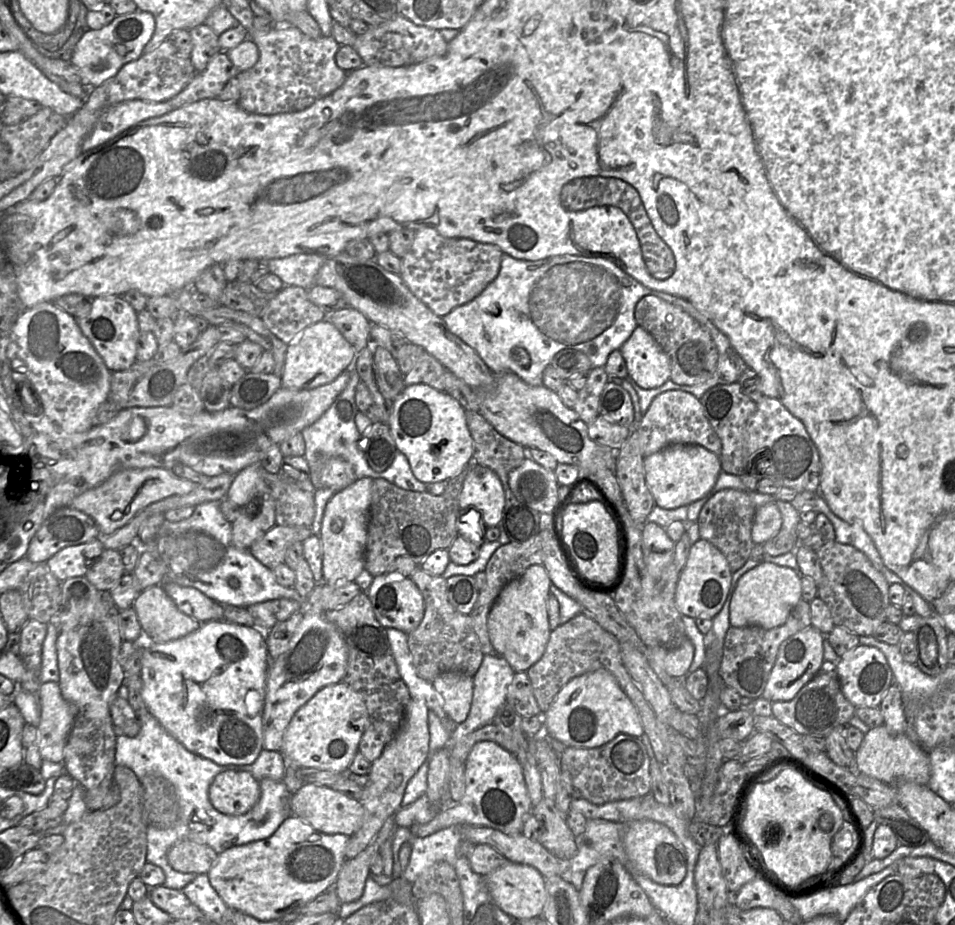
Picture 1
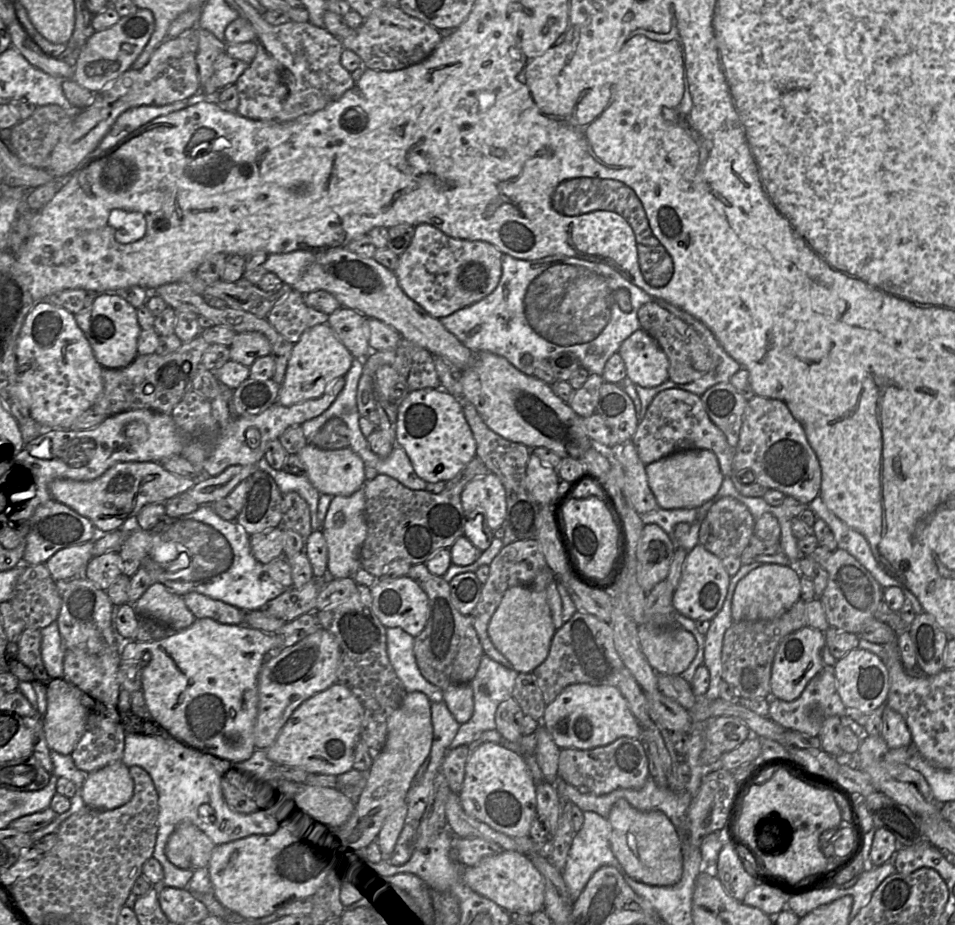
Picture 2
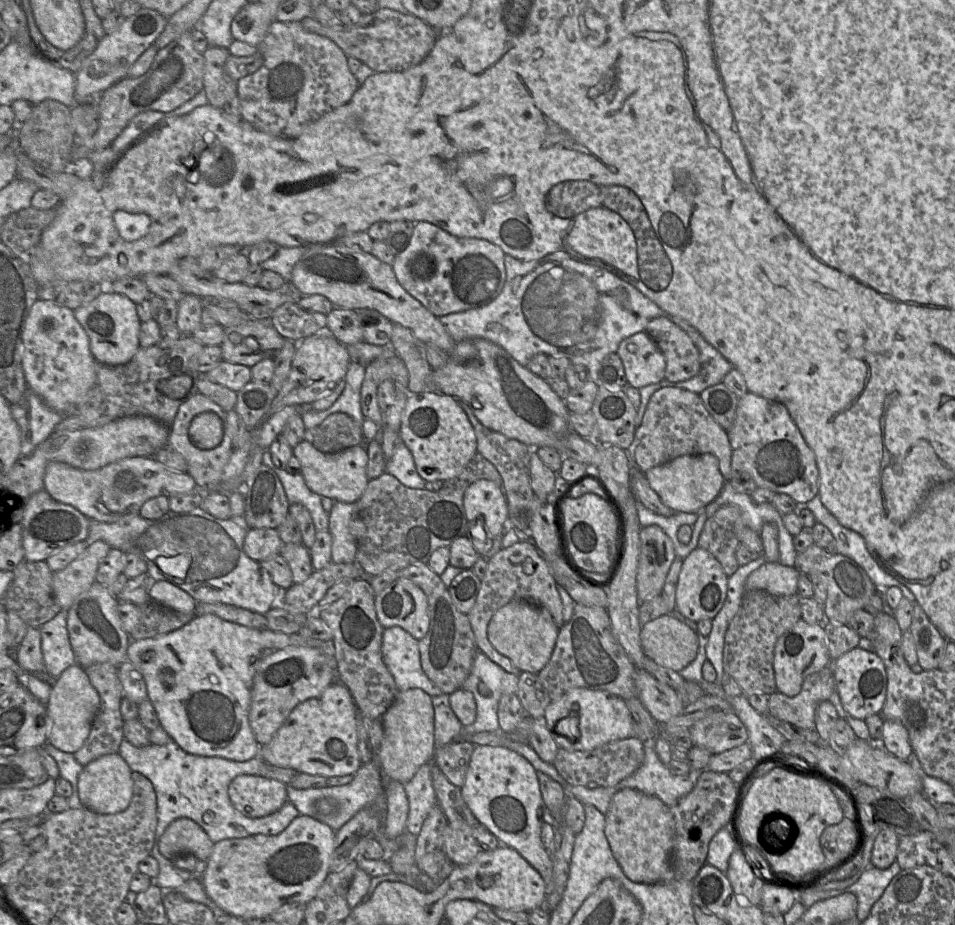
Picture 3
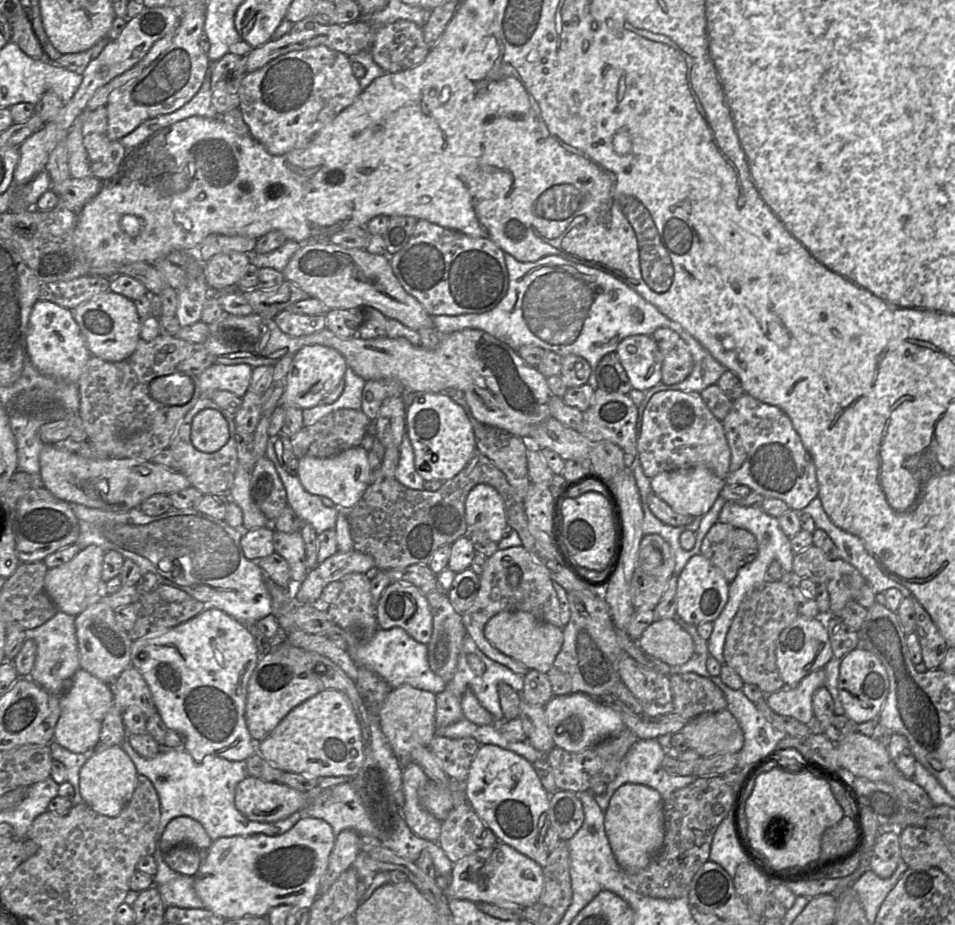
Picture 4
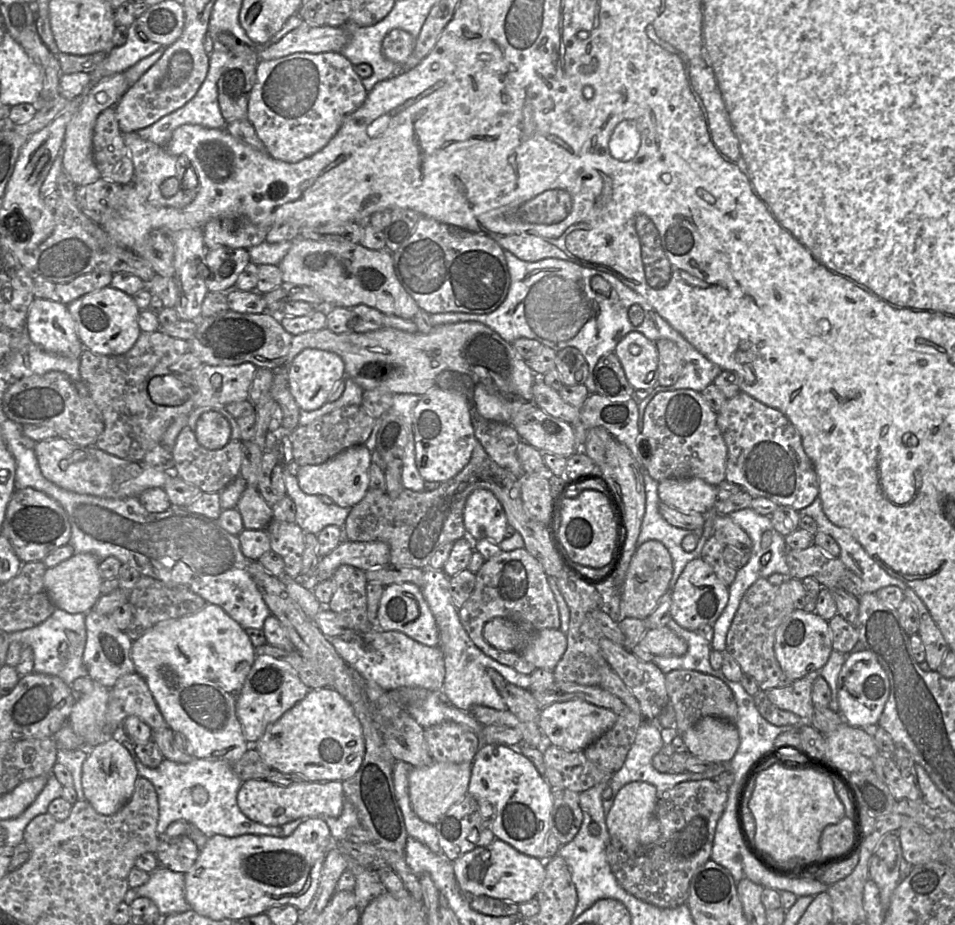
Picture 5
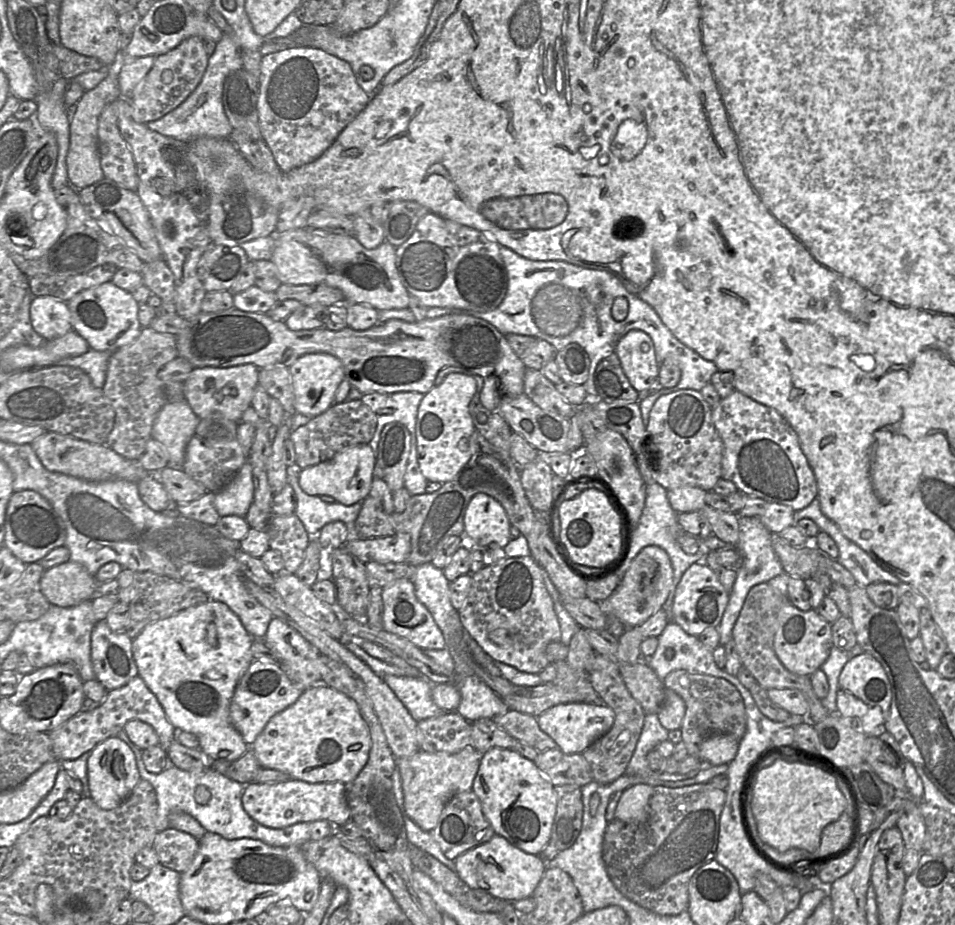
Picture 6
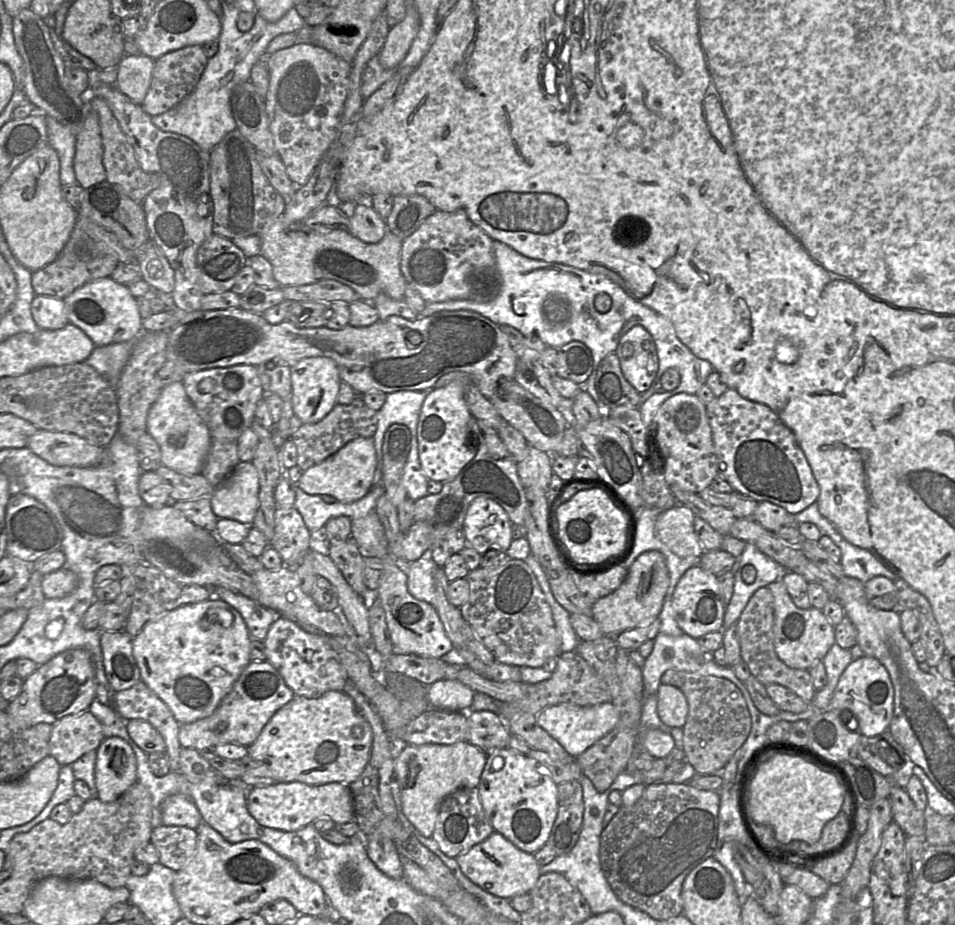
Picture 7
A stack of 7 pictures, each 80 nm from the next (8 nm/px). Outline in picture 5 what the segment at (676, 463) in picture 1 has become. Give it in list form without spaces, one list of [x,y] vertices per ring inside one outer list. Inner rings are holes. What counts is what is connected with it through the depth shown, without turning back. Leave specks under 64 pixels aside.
[[[668,478],[658,483],[662,503],[683,513],[708,514],[713,511],[717,498],[716,486],[699,478]]]

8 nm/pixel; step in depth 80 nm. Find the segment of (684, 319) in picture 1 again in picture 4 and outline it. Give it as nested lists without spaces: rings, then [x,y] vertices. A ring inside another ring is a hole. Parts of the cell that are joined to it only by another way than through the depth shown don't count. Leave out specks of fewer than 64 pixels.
[[[658,328],[651,336],[662,355],[661,382],[666,385],[685,380],[693,369],[693,359],[687,344],[670,328]]]

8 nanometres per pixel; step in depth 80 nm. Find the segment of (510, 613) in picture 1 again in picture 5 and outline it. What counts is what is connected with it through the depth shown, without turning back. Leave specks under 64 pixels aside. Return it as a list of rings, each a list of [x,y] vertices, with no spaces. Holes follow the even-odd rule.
[[[496,617],[489,620],[483,628],[484,639],[496,649],[520,653],[537,669],[553,671],[567,648],[566,635],[560,629],[543,629],[527,632],[512,620]]]

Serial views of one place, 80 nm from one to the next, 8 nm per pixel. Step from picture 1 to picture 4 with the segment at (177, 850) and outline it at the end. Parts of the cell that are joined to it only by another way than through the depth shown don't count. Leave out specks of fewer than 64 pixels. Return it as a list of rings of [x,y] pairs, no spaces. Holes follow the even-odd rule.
[[[179,816],[170,820],[165,827],[159,840],[159,846],[163,854],[180,844],[188,844],[205,852],[212,842],[198,821],[188,816]]]

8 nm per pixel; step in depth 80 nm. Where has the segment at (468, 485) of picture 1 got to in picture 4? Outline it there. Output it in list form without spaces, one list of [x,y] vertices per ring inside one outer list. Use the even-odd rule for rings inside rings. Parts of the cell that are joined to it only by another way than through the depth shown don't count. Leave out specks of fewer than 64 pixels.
[[[478,484],[471,489],[465,501],[465,519],[470,530],[484,531],[498,543],[508,525],[504,502],[495,488]]]

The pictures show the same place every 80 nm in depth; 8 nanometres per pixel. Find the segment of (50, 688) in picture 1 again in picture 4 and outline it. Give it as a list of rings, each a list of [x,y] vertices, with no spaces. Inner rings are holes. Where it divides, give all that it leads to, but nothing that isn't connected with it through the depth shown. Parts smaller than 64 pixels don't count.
[[[79,668],[72,677],[72,685],[59,696],[60,717],[54,730],[53,741],[73,753],[90,754],[97,745],[101,725],[113,705],[111,686]]]

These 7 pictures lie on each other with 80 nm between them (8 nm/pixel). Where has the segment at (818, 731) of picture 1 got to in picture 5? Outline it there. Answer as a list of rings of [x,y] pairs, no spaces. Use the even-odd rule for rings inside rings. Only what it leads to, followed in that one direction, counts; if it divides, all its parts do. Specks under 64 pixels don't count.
[[[810,673],[789,686],[770,689],[766,695],[779,709],[792,712],[810,723],[814,713],[812,685],[818,674]]]

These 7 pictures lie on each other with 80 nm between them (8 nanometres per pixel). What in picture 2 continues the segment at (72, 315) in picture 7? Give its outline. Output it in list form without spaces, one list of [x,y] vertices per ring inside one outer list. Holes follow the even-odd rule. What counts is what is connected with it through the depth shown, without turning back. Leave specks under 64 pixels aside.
[[[116,293],[98,294],[91,307],[75,314],[75,319],[89,341],[96,360],[102,367],[123,368],[136,358],[138,338],[141,332],[137,311],[134,306]]]

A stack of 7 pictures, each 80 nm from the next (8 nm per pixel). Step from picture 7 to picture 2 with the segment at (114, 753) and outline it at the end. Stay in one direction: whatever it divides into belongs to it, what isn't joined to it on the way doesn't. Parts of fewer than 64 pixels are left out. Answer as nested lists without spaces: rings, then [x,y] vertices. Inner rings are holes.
[[[116,761],[87,775],[82,785],[82,799],[87,808],[112,810],[127,803],[133,791],[129,767]]]

